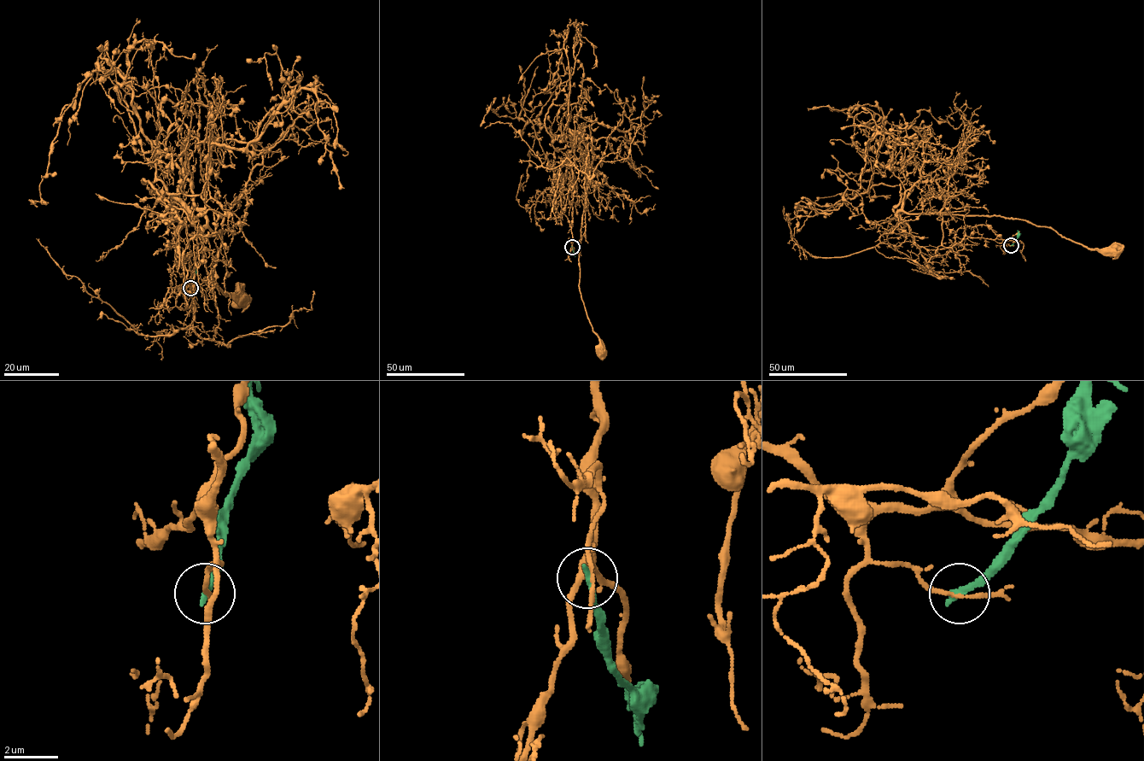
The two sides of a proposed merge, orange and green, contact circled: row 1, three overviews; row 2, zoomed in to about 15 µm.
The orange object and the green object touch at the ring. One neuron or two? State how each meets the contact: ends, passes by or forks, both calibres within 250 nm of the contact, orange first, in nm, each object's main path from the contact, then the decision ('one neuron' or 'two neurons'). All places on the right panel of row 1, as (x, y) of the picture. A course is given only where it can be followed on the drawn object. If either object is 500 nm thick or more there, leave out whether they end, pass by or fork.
orange passes by | green ends | 130/260 nm | orange via (1011, 245), (979, 225), (960, 228), (948, 247), (929, 249), (895, 215), (1025, 219), (1112, 252) | green via (1011, 245), (1017, 238), (1018, 230) | two neurons

